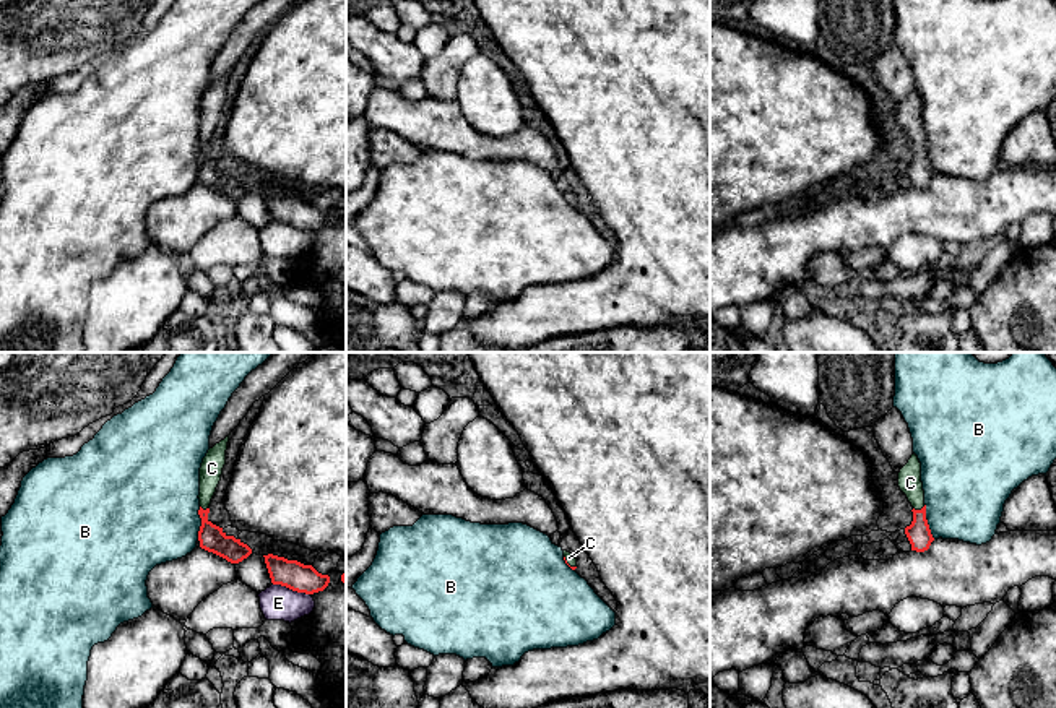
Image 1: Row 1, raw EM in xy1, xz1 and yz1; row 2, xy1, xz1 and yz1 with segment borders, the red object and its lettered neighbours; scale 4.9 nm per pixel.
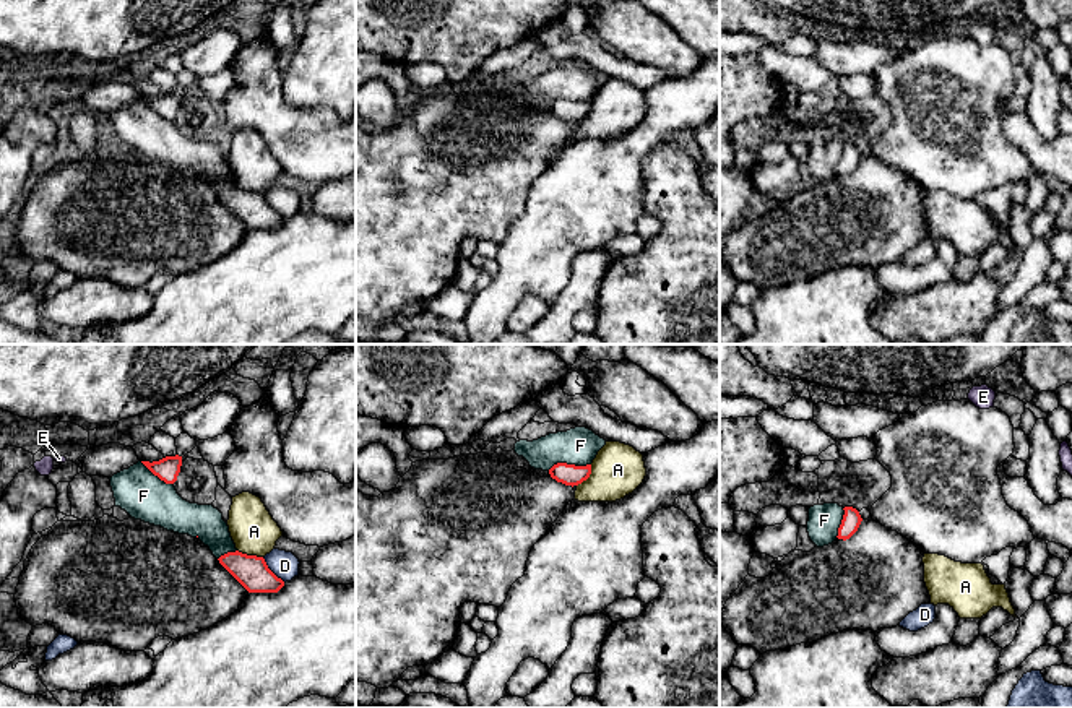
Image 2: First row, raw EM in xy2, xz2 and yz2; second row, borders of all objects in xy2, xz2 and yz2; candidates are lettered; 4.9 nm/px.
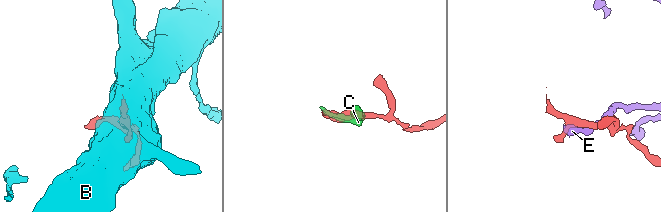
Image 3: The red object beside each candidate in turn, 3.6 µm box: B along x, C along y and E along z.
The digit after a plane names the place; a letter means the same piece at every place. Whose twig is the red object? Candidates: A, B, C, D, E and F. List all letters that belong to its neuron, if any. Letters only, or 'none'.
none

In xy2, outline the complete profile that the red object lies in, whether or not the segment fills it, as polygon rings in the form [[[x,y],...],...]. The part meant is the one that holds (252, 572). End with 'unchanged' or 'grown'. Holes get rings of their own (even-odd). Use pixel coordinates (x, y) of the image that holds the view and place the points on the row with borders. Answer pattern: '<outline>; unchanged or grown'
[[[104,515],[94,521],[57,521],[24,560],[15,602],[19,617],[32,627],[49,624],[78,643],[96,641],[123,651],[145,651],[158,637],[175,640],[213,627],[234,614],[249,593],[278,593],[283,586],[284,581],[268,568],[263,557],[236,550],[216,559],[198,537],[135,518],[119,521]]]; grown

